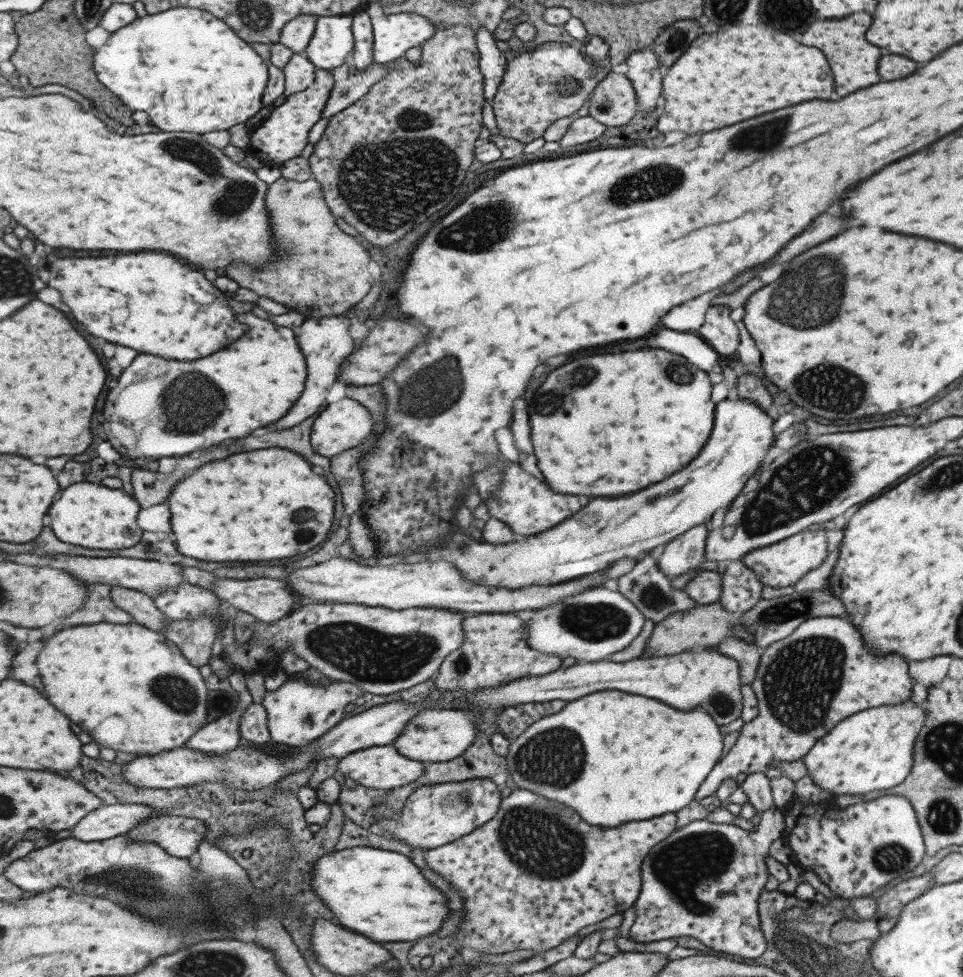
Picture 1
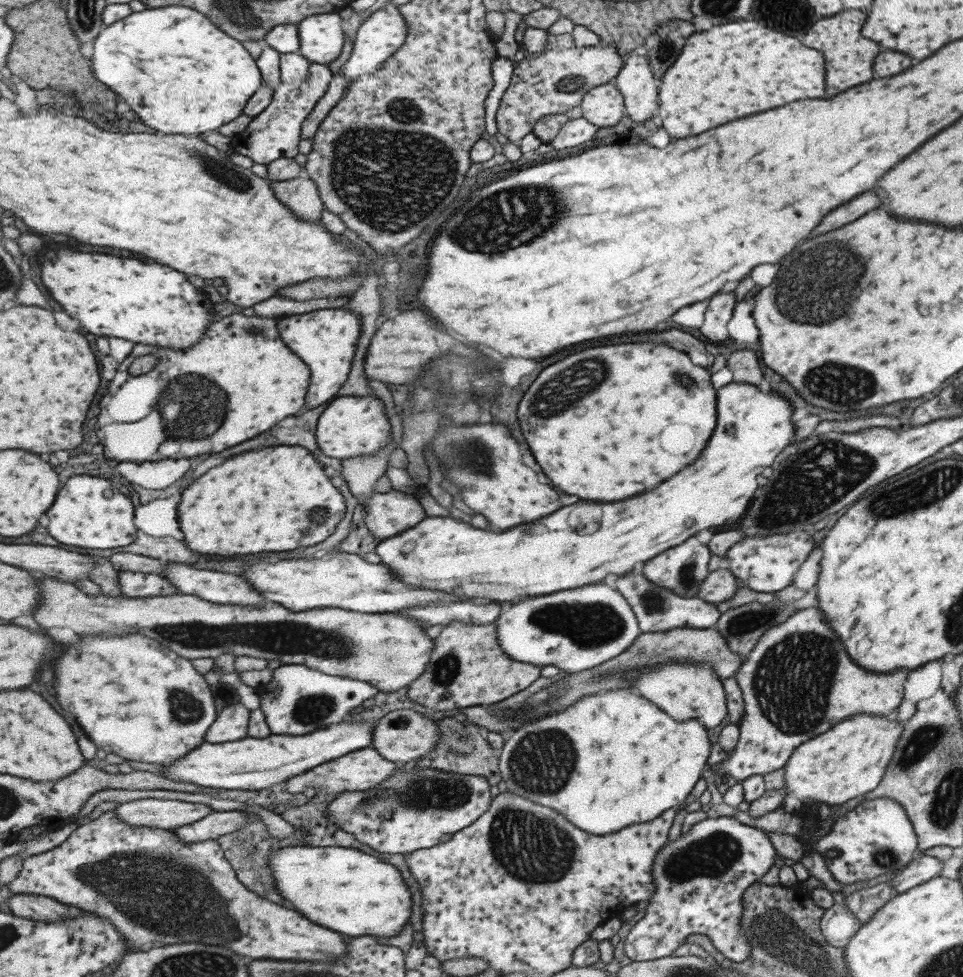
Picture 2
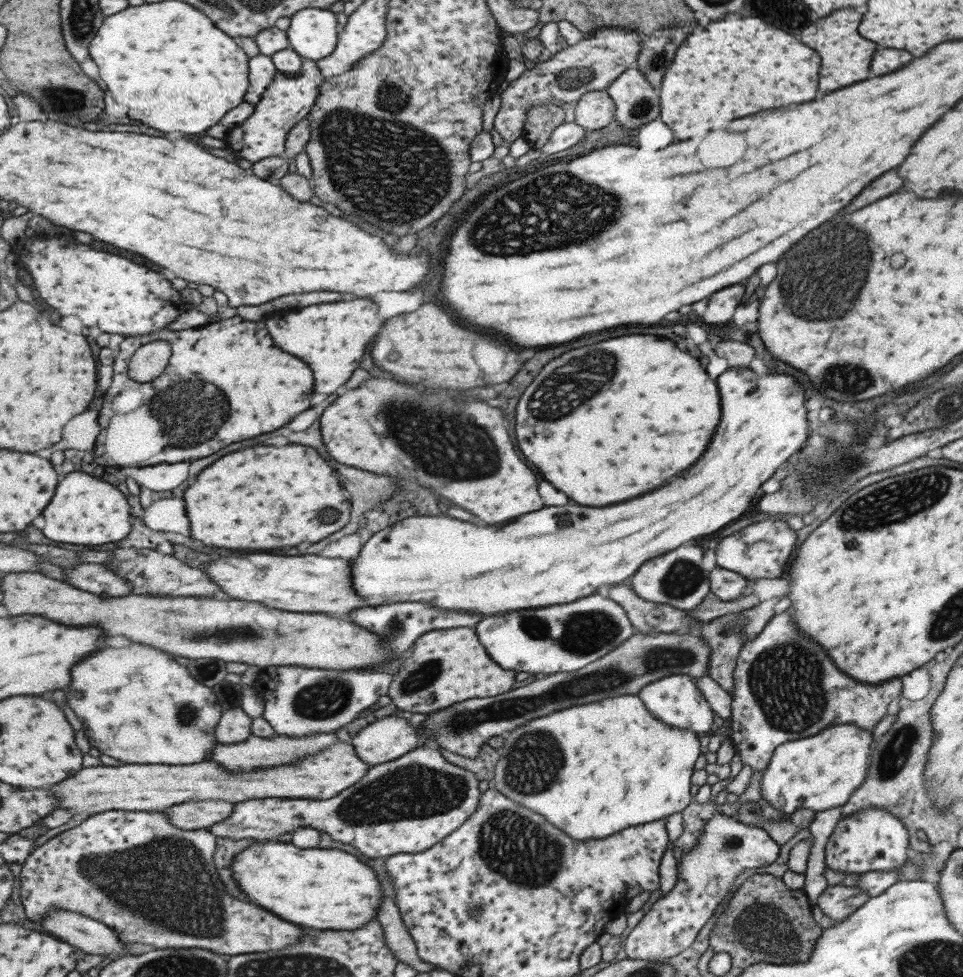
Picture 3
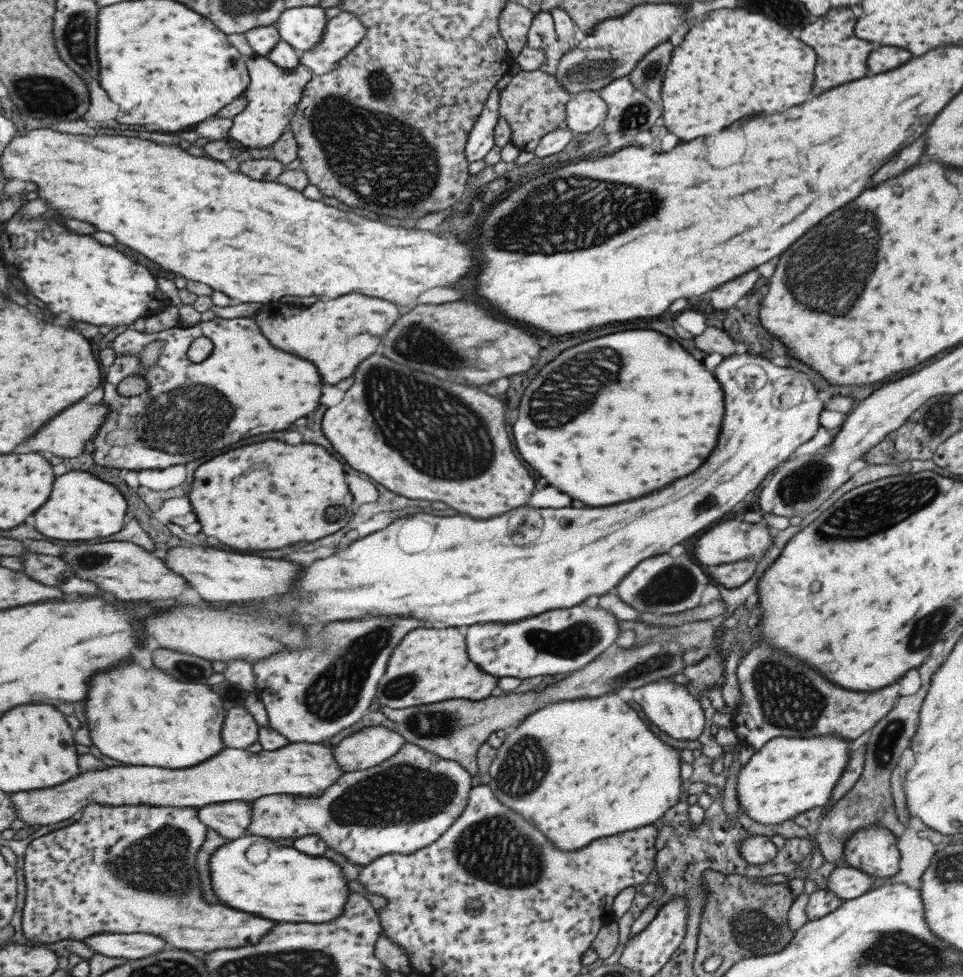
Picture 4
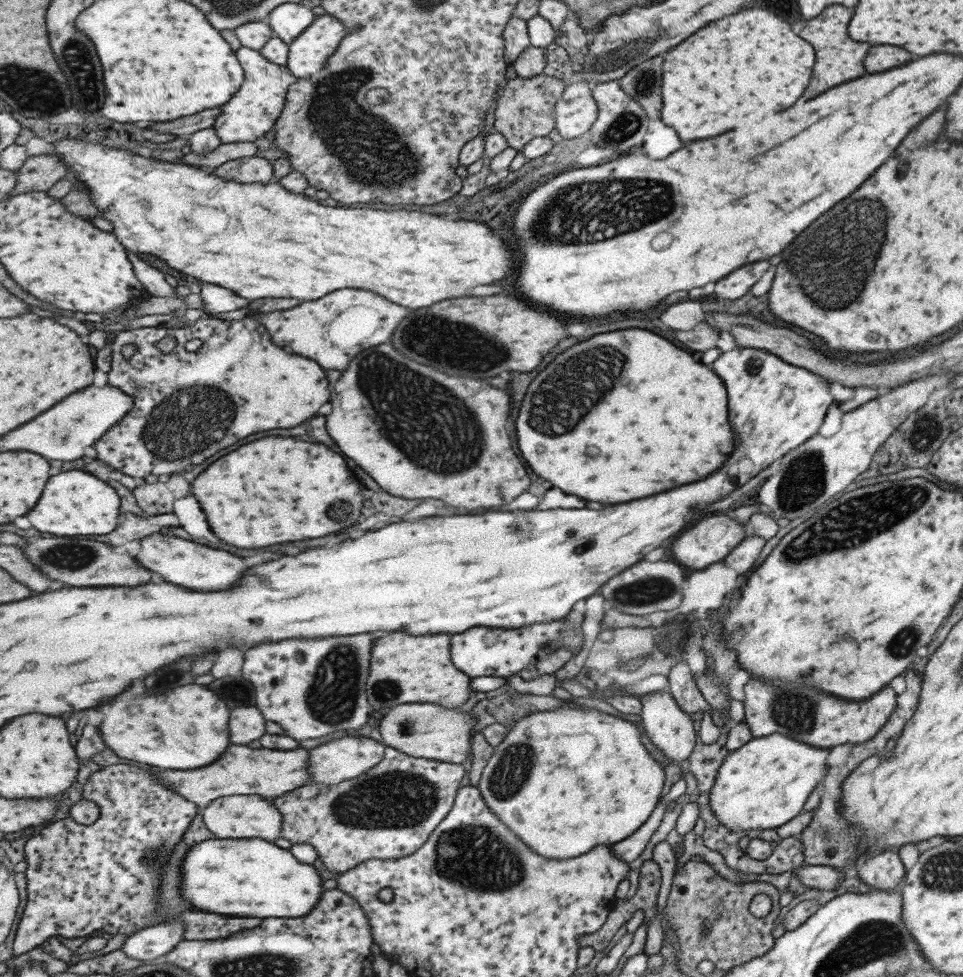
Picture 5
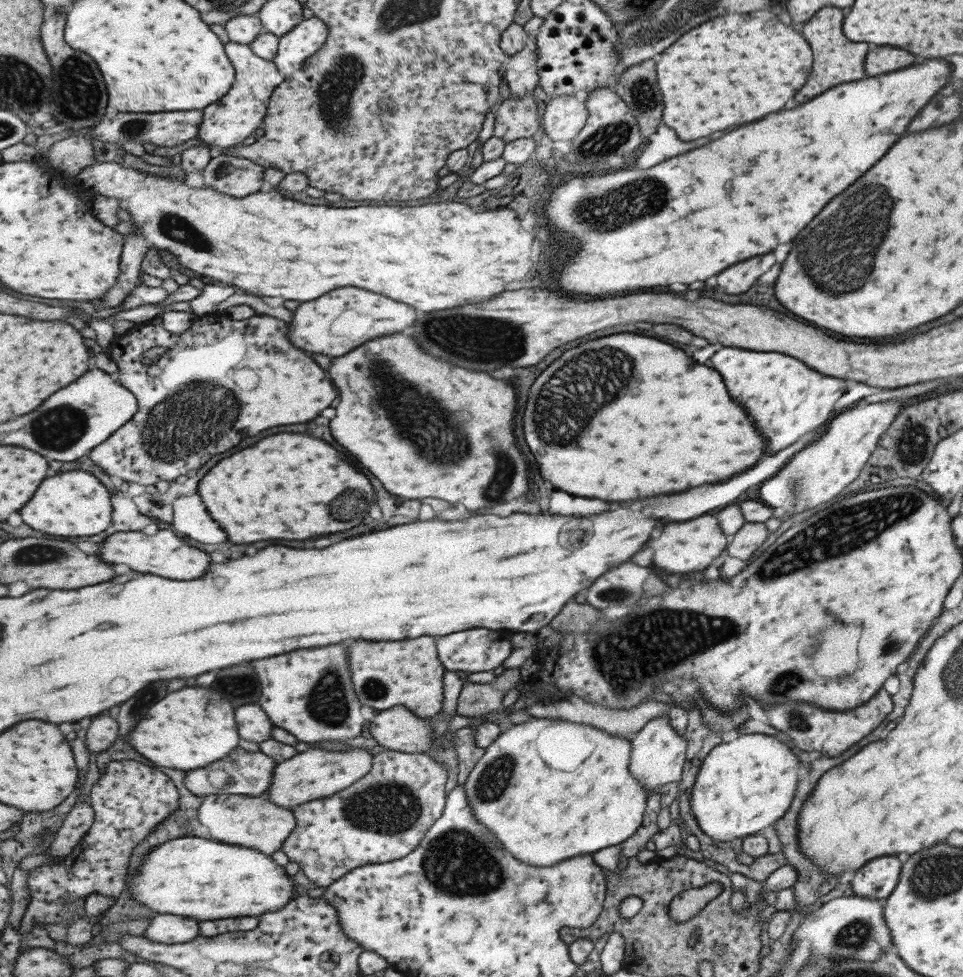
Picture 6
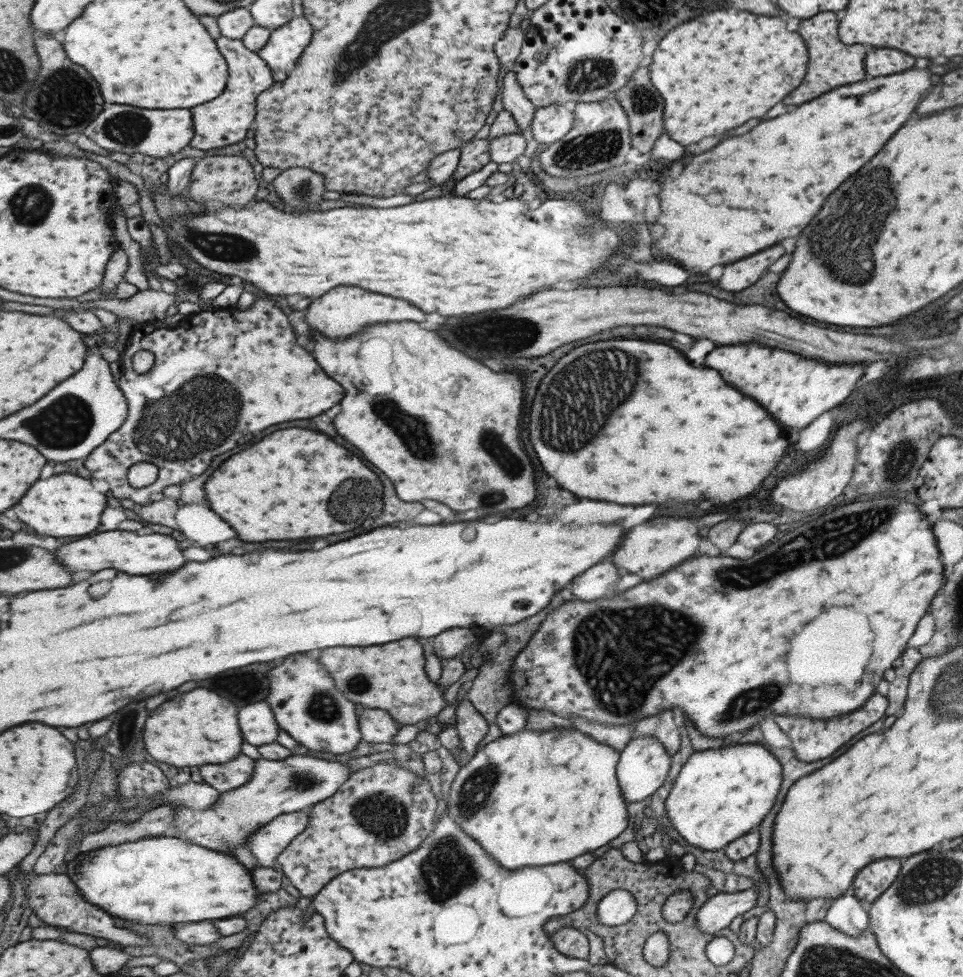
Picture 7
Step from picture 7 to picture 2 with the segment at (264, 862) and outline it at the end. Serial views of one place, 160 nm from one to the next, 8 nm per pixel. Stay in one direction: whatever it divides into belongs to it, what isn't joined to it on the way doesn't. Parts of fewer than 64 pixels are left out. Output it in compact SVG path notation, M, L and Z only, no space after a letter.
M157 798L124 802L117 805L115 811L127 824L167 831L203 820L214 812L209 804Z

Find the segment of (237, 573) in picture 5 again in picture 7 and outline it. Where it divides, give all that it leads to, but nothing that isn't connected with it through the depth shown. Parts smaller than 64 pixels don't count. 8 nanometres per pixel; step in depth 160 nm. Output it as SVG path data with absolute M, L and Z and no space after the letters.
M109 530L73 544L65 544L65 548L55 552L59 552L59 560L63 560L71 572L101 572L105 568L117 568L121 572L151 575L175 572L187 564L187 558L183 556L183 549L179 548L177 540L155 531L150 535L141 535L127 530Z

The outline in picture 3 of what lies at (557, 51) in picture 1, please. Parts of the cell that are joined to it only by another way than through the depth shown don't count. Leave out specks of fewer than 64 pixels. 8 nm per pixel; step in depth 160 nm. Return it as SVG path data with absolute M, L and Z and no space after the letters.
M601 27L574 45L565 45L545 64L525 70L523 74L509 83L509 87L501 98L501 105L495 116L493 127L505 142L515 142L524 136L528 110L535 105L552 102L578 102L581 96L589 91L607 88L627 69L636 67L636 56L640 51L640 43L645 35L623 27Z

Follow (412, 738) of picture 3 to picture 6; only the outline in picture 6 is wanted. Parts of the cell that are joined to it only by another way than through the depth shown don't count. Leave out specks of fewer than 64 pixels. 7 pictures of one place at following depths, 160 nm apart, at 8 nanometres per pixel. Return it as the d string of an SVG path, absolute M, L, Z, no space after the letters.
M370 744L366 748L353 748L347 752L313 750L297 753L293 758L280 762L279 768L274 768L274 782L265 796L269 801L282 806L293 808L333 796L361 780L373 767L374 756L369 753Z

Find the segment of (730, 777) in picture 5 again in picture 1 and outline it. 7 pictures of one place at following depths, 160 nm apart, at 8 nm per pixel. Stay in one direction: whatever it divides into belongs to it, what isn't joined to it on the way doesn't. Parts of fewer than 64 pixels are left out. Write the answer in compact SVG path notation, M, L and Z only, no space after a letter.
M907 699L901 704L883 705L856 712L840 720L831 731L817 739L816 743L802 756L806 774L815 786L827 791L834 798L840 794L865 794L873 790L885 790L899 784L911 768L912 746L918 730L925 720L923 704Z

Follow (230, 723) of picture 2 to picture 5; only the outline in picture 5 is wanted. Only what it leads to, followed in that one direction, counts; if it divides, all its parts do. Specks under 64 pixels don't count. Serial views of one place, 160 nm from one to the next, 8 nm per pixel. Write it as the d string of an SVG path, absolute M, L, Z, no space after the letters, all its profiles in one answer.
M255 706L235 708L231 716L231 742L233 744L249 744L259 740L265 732L266 716Z

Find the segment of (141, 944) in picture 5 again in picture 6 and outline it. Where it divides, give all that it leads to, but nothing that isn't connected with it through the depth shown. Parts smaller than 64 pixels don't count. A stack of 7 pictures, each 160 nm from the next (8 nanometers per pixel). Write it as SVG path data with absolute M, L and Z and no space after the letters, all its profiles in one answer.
M161 914L152 920L143 935L155 942L165 944L187 943L202 936L200 922L185 916Z

